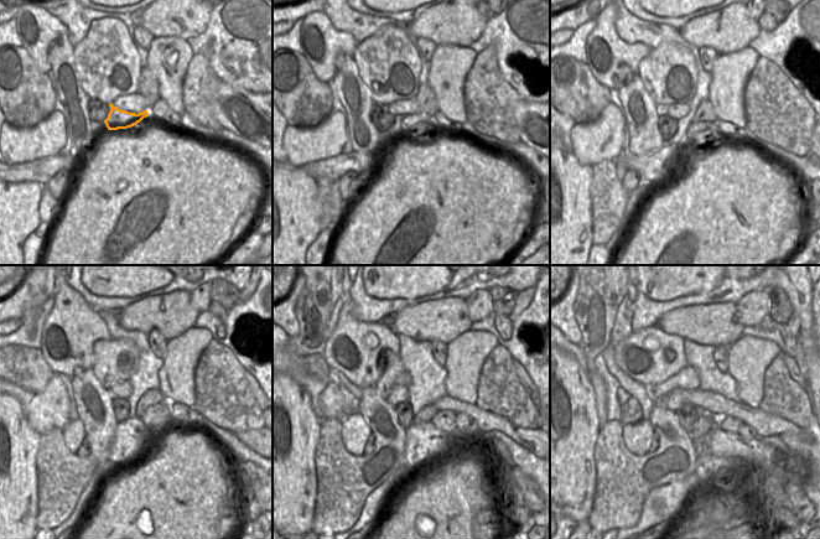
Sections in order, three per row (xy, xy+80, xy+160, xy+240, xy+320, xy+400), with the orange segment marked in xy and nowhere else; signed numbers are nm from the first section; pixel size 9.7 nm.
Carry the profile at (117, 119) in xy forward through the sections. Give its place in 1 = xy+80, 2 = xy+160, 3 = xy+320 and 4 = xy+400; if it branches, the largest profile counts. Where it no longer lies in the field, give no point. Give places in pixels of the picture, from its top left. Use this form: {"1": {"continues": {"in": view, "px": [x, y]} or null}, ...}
{"1": {"continues": {"in": "xy+80", "px": [413, 123]}}, "2": {"continues": {"in": "xy+160", "px": [702, 135]}}, "3": {"continues": {"in": "xy+320", "px": [444, 420]}}, "4": {"continues": {"in": "xy+400", "px": [728, 424]}}}

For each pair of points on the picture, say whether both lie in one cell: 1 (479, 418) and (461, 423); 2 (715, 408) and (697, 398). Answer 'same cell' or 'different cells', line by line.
1: different cells
2: same cell

